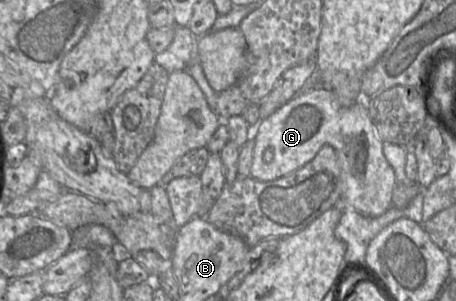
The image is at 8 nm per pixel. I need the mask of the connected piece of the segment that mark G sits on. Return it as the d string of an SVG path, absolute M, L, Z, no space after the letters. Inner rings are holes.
M321 86L304 89L253 128L256 128L256 138L250 171L252 178L268 182L286 176L313 160L324 145L330 145L336 152L341 170L342 198L339 206L351 206L366 217L381 216L392 206L397 180L364 102L345 108L330 90ZM267 148L274 151L271 162L264 160Z

